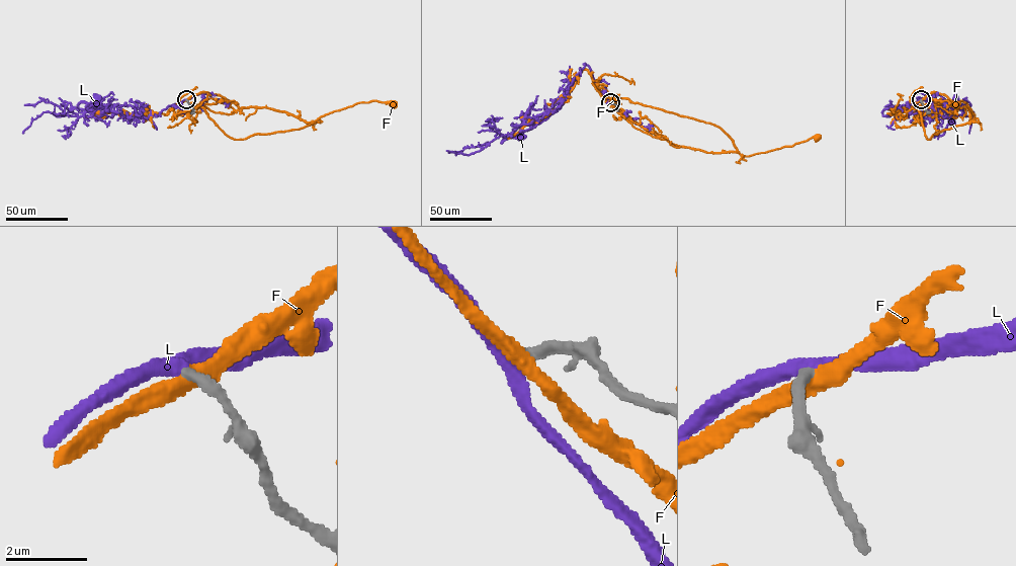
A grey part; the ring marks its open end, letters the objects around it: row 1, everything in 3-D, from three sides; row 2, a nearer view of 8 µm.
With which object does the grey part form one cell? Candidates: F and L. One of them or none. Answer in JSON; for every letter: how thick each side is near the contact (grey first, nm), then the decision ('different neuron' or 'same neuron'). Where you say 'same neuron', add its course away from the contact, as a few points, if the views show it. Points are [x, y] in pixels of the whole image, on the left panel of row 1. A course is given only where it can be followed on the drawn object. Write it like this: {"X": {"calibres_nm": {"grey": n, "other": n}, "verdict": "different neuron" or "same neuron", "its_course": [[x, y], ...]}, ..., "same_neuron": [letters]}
{"F": {"calibres_nm": {"grey": 300, "other": 380}, "verdict": "different neuron"}, "L": {"calibres_nm": {"grey": 300, "other": 360}, "verdict": "same neuron", "its_course": [[185, 99], [160, 115], [148, 109], [136, 115], [78, 109], [81, 102], [97, 99]]}, "same_neuron": ["L"]}

